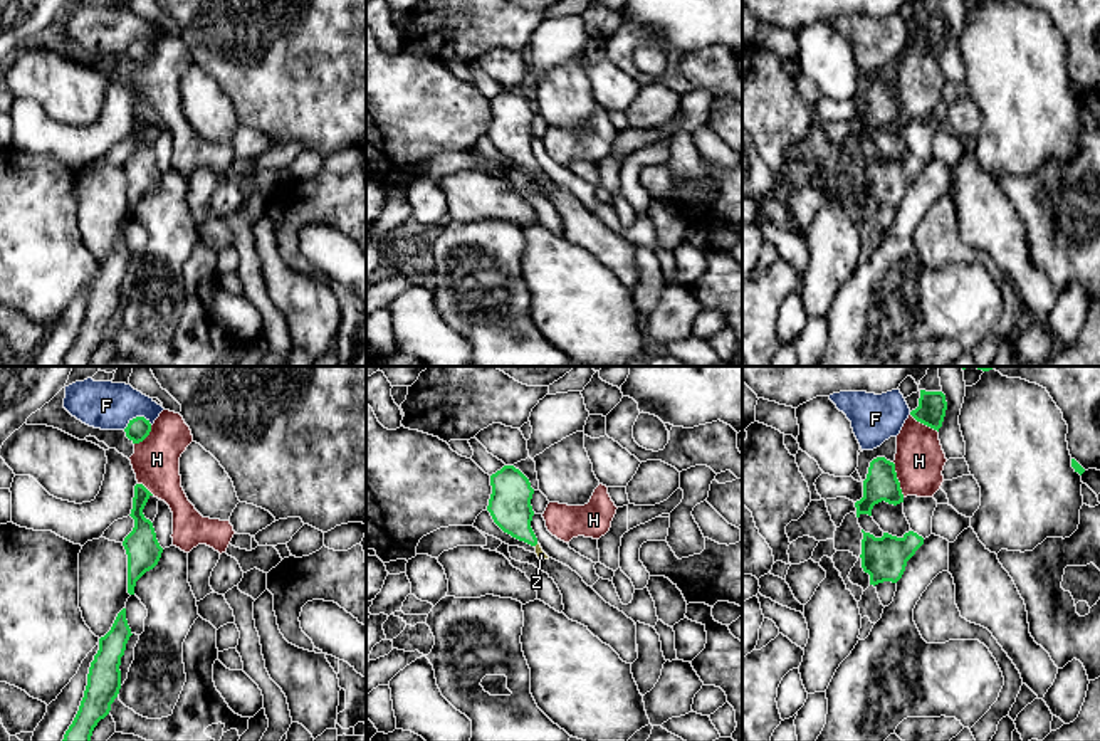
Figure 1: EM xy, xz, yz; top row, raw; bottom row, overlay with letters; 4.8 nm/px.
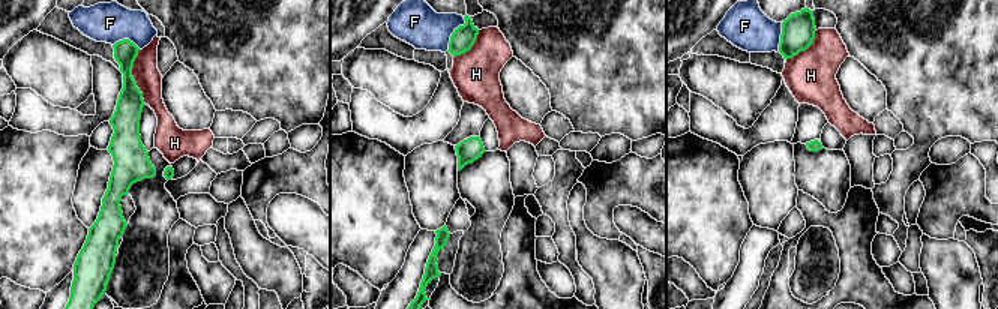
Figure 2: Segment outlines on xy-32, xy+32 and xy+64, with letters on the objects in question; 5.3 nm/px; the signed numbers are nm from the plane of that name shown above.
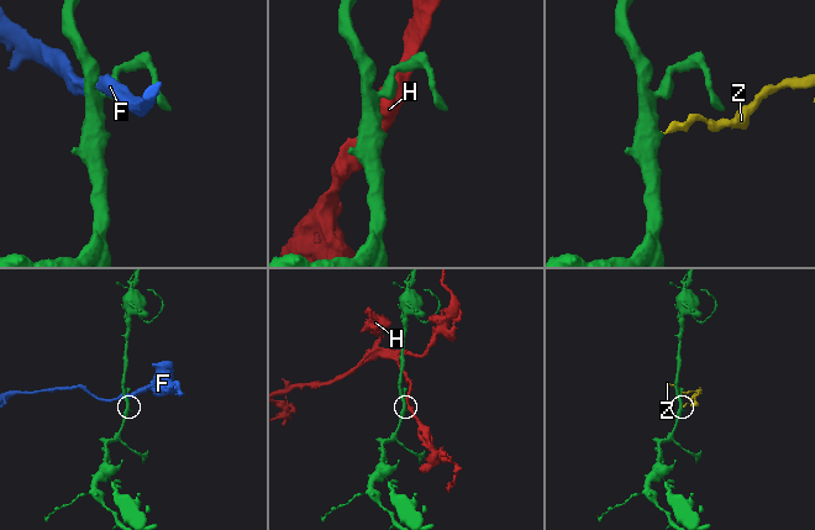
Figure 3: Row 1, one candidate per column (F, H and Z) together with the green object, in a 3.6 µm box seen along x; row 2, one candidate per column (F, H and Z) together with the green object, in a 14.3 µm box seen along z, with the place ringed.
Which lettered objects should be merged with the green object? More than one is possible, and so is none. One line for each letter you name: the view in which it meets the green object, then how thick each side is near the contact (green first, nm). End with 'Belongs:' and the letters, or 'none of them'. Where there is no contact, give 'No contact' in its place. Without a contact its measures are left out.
Z: No contact
Belongs: Z

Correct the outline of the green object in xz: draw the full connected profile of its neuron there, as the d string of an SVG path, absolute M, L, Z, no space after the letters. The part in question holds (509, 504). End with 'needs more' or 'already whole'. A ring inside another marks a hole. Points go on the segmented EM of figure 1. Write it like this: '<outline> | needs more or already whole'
M504 465L490 476L490 486L487 511L494 523L512 538L534 546L539 560L549 560L531 528L534 489L529 479L514 465Z | needs more

